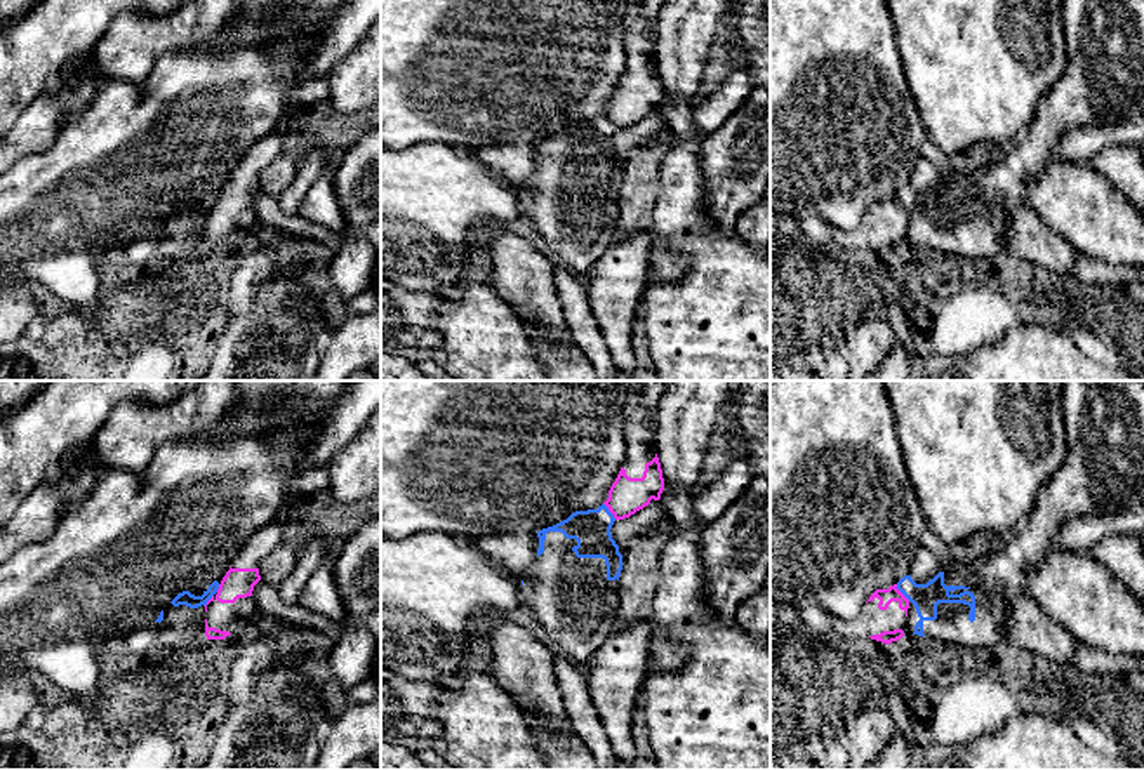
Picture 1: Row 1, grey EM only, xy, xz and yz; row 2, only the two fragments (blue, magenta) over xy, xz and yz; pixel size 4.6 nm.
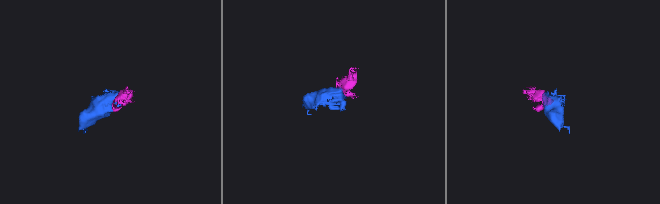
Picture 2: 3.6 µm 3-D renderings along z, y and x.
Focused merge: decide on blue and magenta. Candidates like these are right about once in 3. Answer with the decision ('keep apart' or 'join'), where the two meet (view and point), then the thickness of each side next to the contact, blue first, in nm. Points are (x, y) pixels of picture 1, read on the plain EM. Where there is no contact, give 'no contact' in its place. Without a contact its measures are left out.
keep apart; meets blue in yz at (903, 204); 130 nm thick on the blue side, 70 nm on the other

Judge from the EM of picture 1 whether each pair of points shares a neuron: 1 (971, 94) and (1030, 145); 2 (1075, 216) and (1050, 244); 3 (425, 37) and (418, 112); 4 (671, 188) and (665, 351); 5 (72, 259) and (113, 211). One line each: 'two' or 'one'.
1: two
2: two
3: one
4: one
5: one

